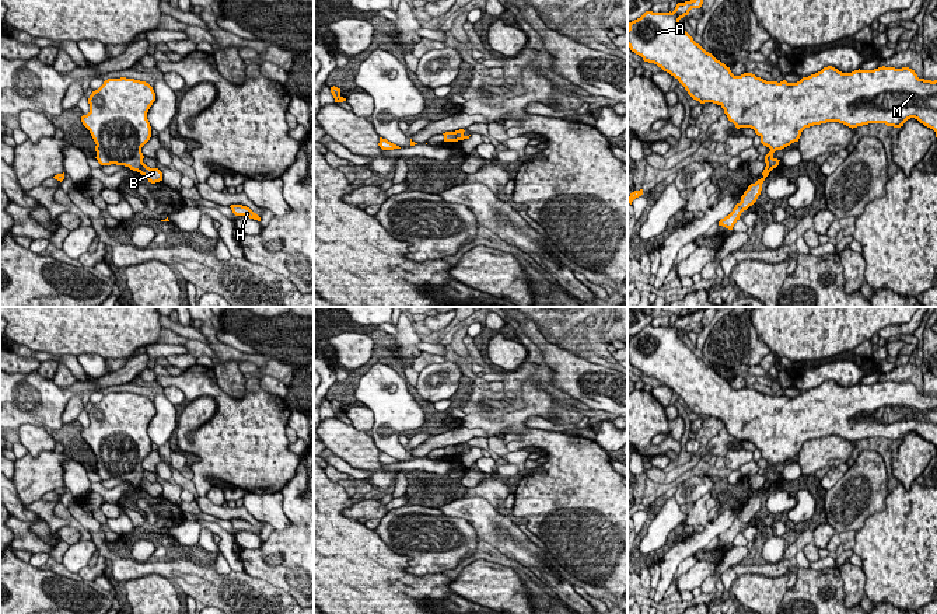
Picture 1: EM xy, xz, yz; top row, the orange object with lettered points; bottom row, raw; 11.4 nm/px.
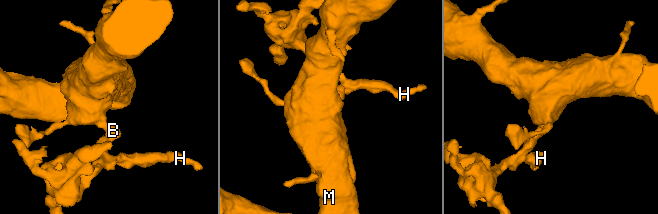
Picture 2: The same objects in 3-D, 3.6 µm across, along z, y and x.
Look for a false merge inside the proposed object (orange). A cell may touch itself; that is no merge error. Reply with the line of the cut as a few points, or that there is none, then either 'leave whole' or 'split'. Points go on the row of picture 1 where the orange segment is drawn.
xy (143, 163), (137, 171) | split

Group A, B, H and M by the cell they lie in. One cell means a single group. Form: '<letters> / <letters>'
A M / B H

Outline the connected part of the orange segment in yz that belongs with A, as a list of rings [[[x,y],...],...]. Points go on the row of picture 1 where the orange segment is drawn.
[[[690,0],[678,3],[672,13],[646,11],[629,22],[627,46],[644,62],[654,63],[674,76],[693,100],[720,105],[737,129],[754,129],[761,143],[770,149],[765,163],[772,170],[780,161],[773,157],[776,150],[798,142],[805,128],[826,122],[839,122],[852,129],[868,123],[901,128],[915,118],[933,129],[937,137],[937,80],[919,79],[909,67],[885,66],[852,73],[828,66],[797,83],[766,81],[752,73],[734,76],[730,67],[696,43],[679,22],[692,8],[700,8],[702,4],[703,0]]]

